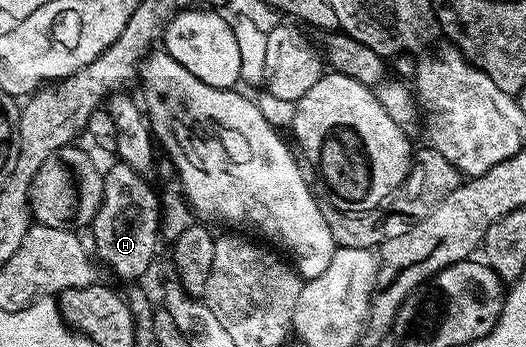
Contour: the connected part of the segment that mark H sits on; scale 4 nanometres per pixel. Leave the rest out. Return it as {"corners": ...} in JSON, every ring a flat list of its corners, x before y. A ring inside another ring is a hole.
{"corners":[[114,162,109,169,106,168,104,172,104,180,103,180,103,202,99,204,98,214,95,215,95,218,92,219,92,223,90,225,90,233,92,232,92,240,94,242,94,246,96,248,95,255,97,259,99,258,111,268,111,270,120,278,124,280,132,280,128,282,134,282,136,278,142,277,148,270,156,252,156,246,158,242,160,243,160,222,162,219,162,209,160,207,160,199,156,190,147,183,148,180,141,174,134,171,129,165,123,164,121,162]]}

